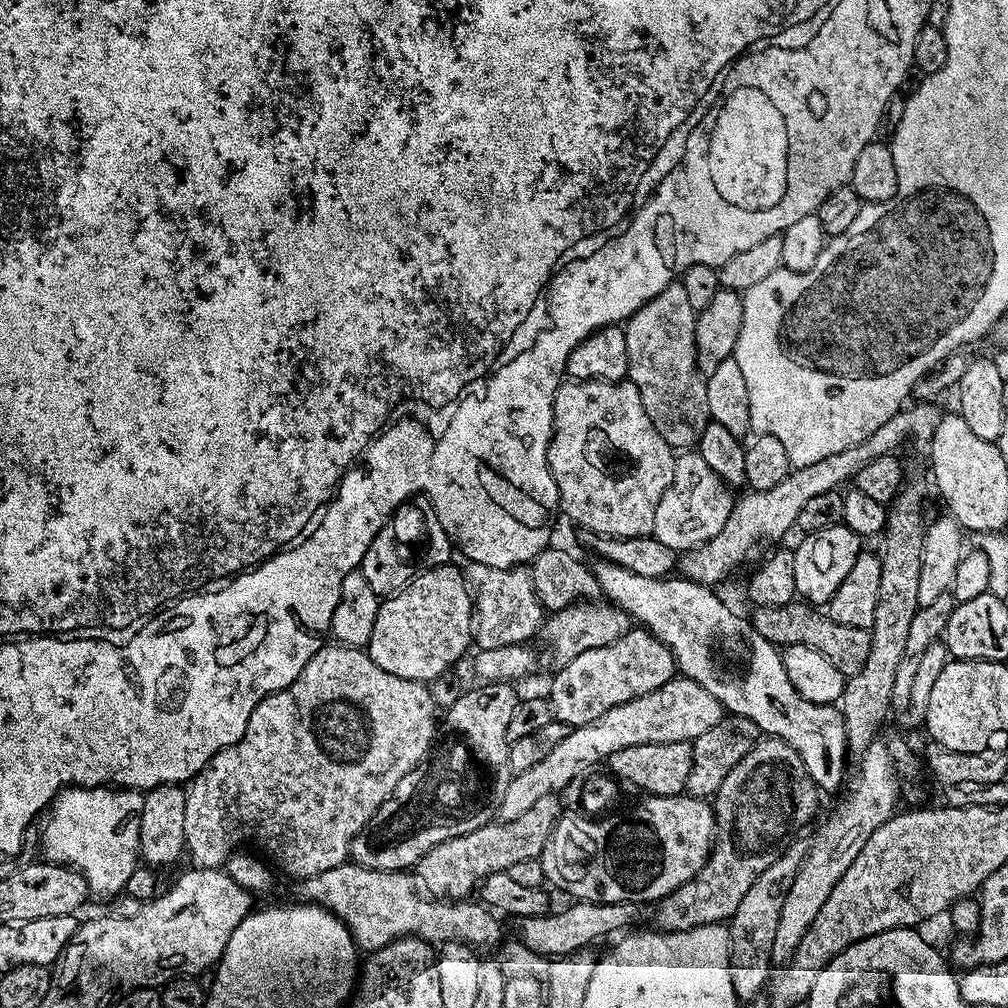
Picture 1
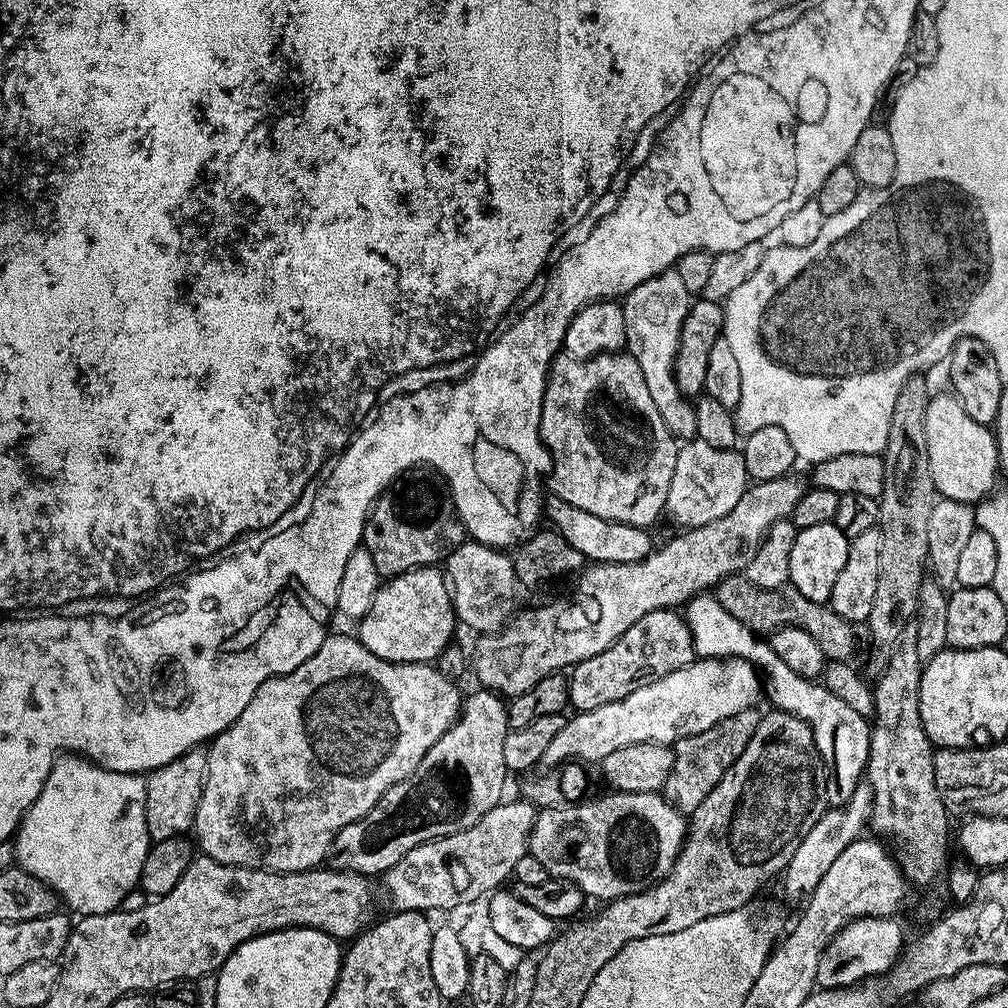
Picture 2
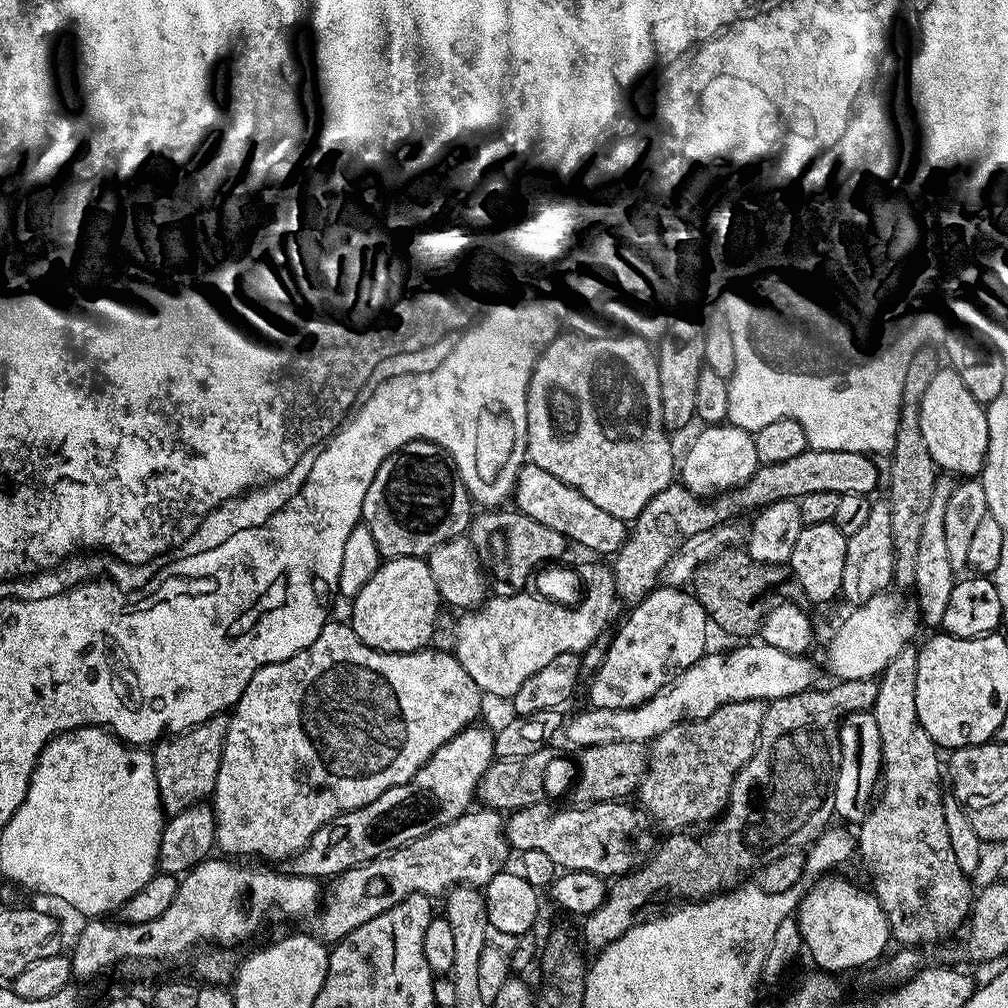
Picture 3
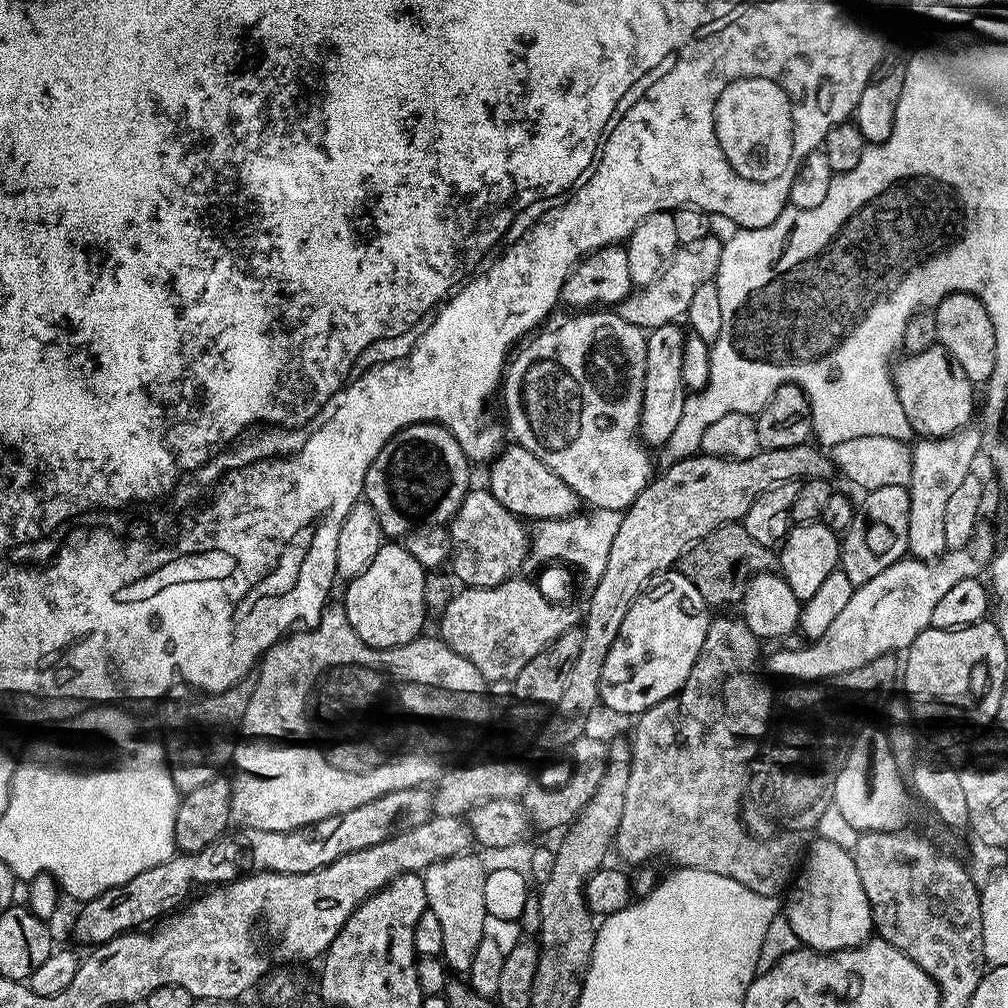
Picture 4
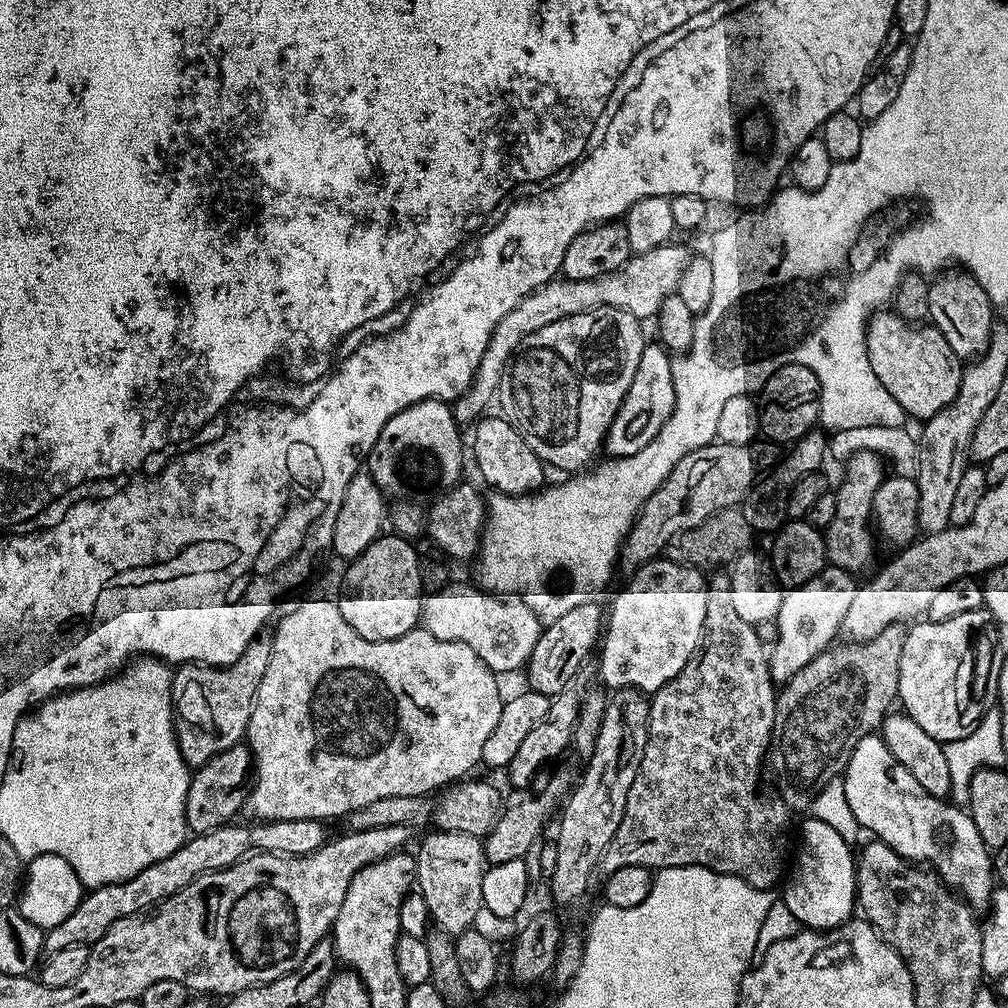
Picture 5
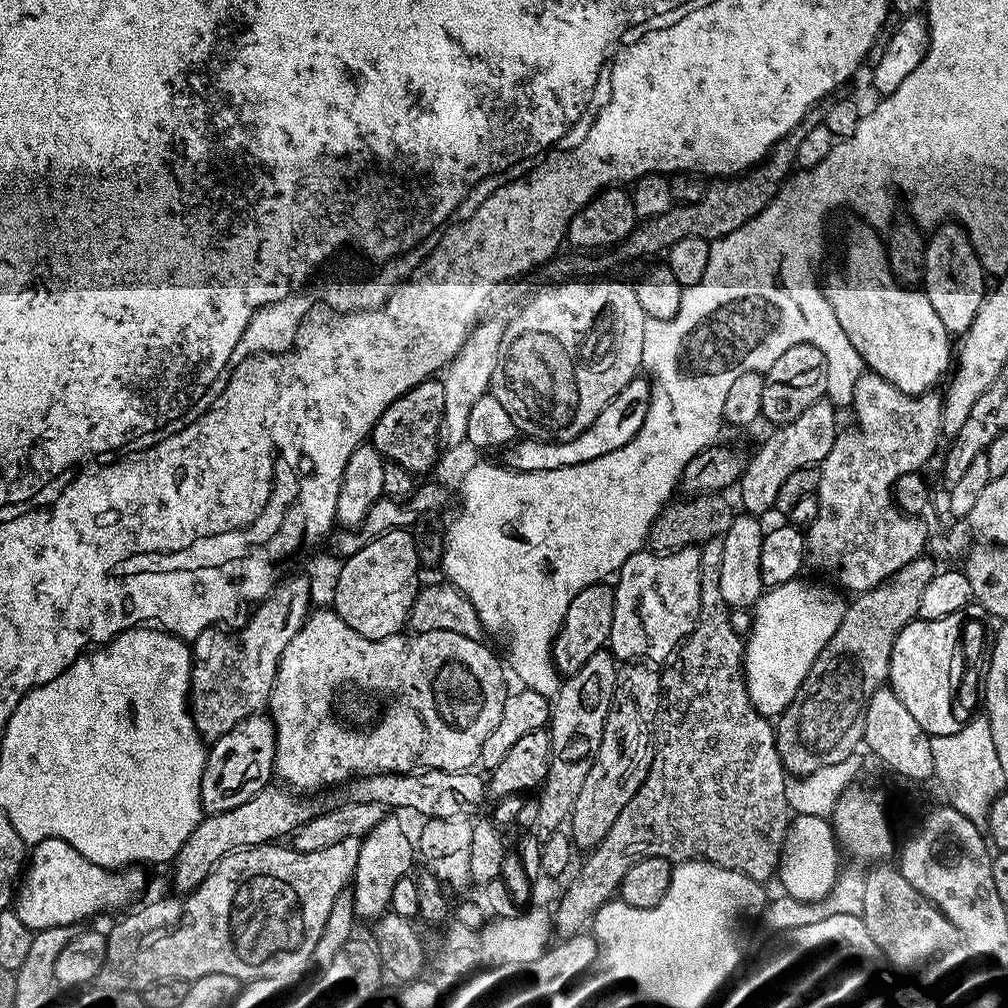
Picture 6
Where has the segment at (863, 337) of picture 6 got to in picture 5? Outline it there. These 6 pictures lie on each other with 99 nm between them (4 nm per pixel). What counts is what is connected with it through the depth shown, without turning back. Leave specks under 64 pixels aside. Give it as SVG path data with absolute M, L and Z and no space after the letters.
M881 310L868 322L866 350L870 370L909 417L917 416L917 421L923 422L954 402L964 368L935 326L913 326L895 311Z

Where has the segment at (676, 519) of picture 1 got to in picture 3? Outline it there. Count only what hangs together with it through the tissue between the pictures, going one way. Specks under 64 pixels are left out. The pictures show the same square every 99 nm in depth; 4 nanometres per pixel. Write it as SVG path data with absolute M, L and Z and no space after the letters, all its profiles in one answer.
M710 424L699 429L701 432L692 440L684 452L684 461L678 464L678 480L685 488L697 494L716 494L721 490L734 488L745 483L760 467L758 452L754 450L753 433L742 430L736 424Z

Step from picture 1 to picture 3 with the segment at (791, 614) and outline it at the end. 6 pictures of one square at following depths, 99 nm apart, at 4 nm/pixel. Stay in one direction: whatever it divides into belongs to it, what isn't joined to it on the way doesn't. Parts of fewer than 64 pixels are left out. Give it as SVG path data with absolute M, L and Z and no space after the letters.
M733 546L731 548L723 548L722 551L719 552L714 558L710 558L701 568L698 569L695 574L692 576L692 583L690 585L691 591L694 593L696 600L702 607L706 610L706 614L708 615L709 621L713 625L716 624L718 627L721 628L724 632L729 632L732 636L744 636L740 638L752 638L757 635L760 631L760 623L764 620L764 613L766 611L766 603L764 604L764 599L767 598L768 592L776 592L779 590L780 587L784 584L784 572L785 569L780 566L773 566L770 564L754 564L752 563L752 559L750 558L750 554L747 550L740 546Z

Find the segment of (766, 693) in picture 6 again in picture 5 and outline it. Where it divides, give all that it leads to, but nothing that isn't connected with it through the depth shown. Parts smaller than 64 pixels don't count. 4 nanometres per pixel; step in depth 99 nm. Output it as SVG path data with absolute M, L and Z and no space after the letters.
M828 566L810 582L785 591L784 601L774 621L776 645L770 648L773 681L787 682L791 676L798 674L798 670L802 670L802 666L828 651L835 641L832 639L841 635L846 610L850 610L850 602L854 602L858 587L857 581L852 580L855 580L853 573Z

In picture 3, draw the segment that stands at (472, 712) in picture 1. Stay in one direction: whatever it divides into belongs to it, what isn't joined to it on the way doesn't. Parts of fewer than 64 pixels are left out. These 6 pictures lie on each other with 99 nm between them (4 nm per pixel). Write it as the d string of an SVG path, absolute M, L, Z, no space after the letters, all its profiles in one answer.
M476 727L463 728L458 735L450 738L450 742L442 745L424 763L424 767L417 770L414 778L386 790L374 798L374 802L358 810L350 810L314 830L310 842L306 842L306 846L295 856L283 861L283 871L289 876L305 876L324 882L352 867L390 854L414 842L414 838L422 838L422 834L438 830L438 826L446 826L462 818L473 807L479 782L494 761L493 733Z

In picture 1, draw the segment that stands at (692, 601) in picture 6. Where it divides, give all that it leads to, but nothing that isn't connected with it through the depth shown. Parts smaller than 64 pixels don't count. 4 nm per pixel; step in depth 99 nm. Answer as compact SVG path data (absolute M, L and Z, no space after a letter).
M643 626L629 627L628 633L618 642L610 646L602 646L594 650L586 650L578 654L578 658L571 660L564 668L555 669L556 677L552 680L553 717L566 722L571 728L581 728L584 724L594 722L606 714L606 710L614 710L614 706L622 706L622 702L630 702L635 696L645 696L658 690L666 682L670 682L677 675L676 660L671 650L663 644L656 635Z

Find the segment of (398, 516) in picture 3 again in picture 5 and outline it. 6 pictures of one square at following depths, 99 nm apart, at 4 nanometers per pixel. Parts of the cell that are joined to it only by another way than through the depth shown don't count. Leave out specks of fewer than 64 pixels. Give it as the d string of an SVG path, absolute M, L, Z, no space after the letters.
M423 400L417 404L406 406L386 426L382 426L382 434L378 434L378 442L374 442L372 451L366 457L366 471L372 477L378 490L384 493L389 501L399 502L431 502L442 492L461 483L464 472L464 456L466 460L466 444L460 441L461 425L456 423L451 407L442 400Z

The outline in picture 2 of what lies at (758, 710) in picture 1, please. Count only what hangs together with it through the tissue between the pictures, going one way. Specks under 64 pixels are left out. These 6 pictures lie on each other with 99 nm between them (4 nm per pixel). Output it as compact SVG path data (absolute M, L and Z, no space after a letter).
M701 594L693 596L688 601L682 612L684 621L688 623L688 629L692 635L692 651L700 658L731 658L733 660L748 660L756 665L762 676L762 688L766 693L766 700L769 700L773 709L789 712L798 718L802 718L810 726L814 734L814 742L818 746L818 752L826 765L828 781L826 782L826 798L829 805L843 806L850 802L857 784L861 783L868 766L868 755L870 754L870 742L872 741L872 728L869 721L853 709L847 702L842 702L837 694L832 694L823 682L807 680L802 674L794 674L778 654L774 654L771 643L761 638L757 633L750 631L734 614L726 614L726 610L716 601L715 595Z

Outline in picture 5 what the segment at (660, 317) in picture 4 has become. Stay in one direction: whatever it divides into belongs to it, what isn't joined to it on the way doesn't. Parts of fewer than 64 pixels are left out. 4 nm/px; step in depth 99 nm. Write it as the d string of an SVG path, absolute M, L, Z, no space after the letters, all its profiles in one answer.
M669 242L649 252L637 252L621 268L598 278L551 280L522 298L522 302L518 302L518 306L514 306L514 310L510 310L510 314L506 314L502 322L494 326L471 386L451 405L456 423L461 426L475 425L489 411L488 403L497 399L500 382L506 375L512 353L520 345L522 338L542 330L542 326L550 326L550 322L558 322L562 318L570 318L574 314L582 314L595 308L626 310L641 322L647 321L647 316L648 319L655 317L663 308L666 298L670 298L679 289L680 279L690 259L690 252L676 243Z

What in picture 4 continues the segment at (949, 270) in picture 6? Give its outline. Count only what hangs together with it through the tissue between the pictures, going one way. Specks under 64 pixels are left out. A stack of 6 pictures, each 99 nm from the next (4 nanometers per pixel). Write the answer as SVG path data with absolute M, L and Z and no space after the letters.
M957 294L942 298L942 302L936 305L934 313L939 347L948 351L954 364L962 366L962 371L966 374L966 378L970 378L972 385L987 385L989 378L994 374L996 339L986 306L976 296Z

